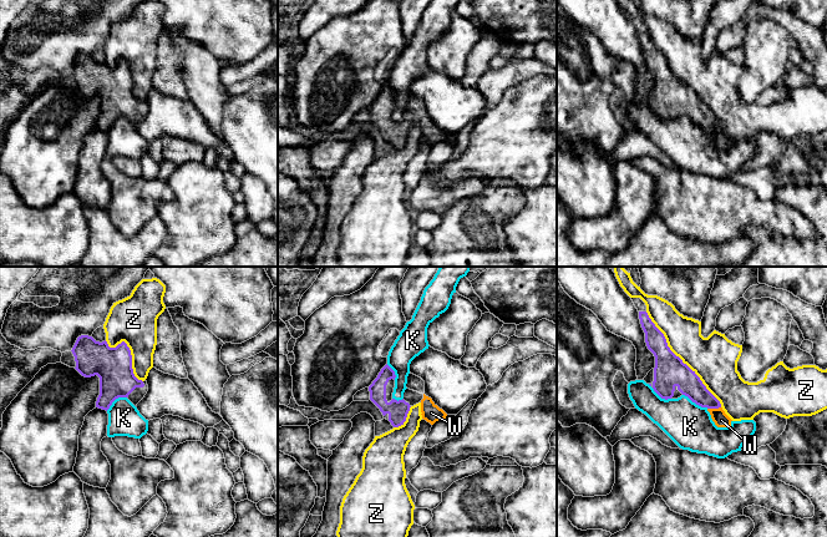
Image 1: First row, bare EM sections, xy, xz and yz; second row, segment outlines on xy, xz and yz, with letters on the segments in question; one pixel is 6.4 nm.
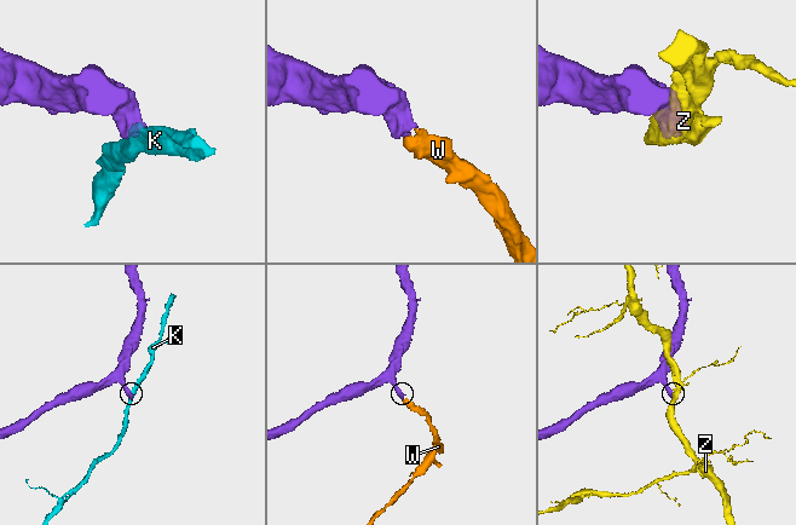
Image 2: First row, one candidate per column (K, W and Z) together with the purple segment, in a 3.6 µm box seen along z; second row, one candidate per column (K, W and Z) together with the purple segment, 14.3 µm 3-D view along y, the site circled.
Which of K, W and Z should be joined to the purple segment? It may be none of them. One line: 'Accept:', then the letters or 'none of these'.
Accept: W

